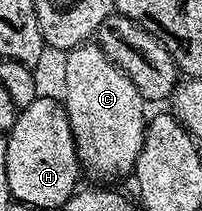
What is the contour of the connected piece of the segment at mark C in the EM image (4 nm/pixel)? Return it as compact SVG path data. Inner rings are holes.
M84 43L76 47L76 49L70 50L66 54L67 62L63 65L63 94L61 94L61 100L63 102L63 108L67 111L67 118L71 124L71 130L73 131L73 139L75 140L75 150L79 156L79 164L91 177L96 177L96 182L99 183L111 183L107 181L115 181L118 177L123 177L132 172L137 163L137 159L141 155L141 147L143 146L143 137L147 133L147 122L149 120L149 113L146 113L143 108L145 108L145 102L143 96L137 91L137 87L133 87L133 83L128 79L125 74L122 73L119 68L117 68L111 60L105 55L105 51L99 46L98 43Z

